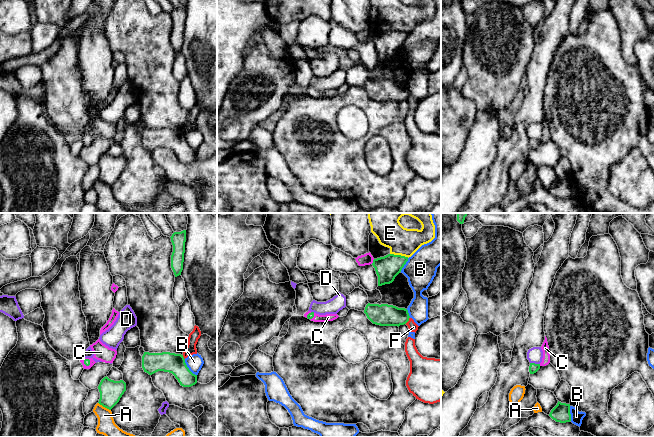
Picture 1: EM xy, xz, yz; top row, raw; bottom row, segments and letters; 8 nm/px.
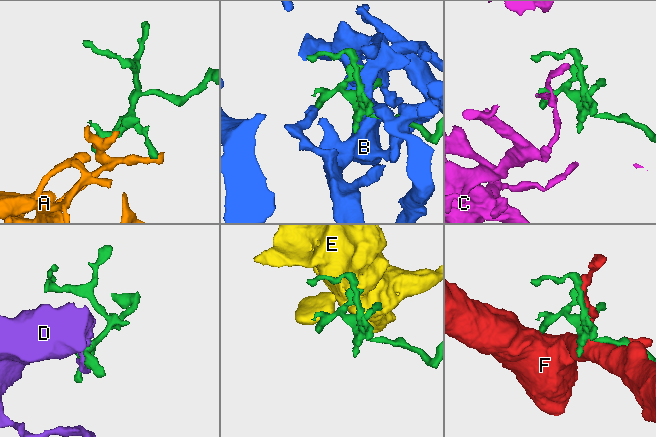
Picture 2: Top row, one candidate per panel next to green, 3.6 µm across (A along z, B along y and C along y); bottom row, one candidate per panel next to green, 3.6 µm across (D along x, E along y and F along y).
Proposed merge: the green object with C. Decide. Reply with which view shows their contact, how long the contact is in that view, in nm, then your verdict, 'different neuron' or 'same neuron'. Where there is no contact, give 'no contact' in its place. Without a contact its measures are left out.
xz | 50 nm | same neuron

